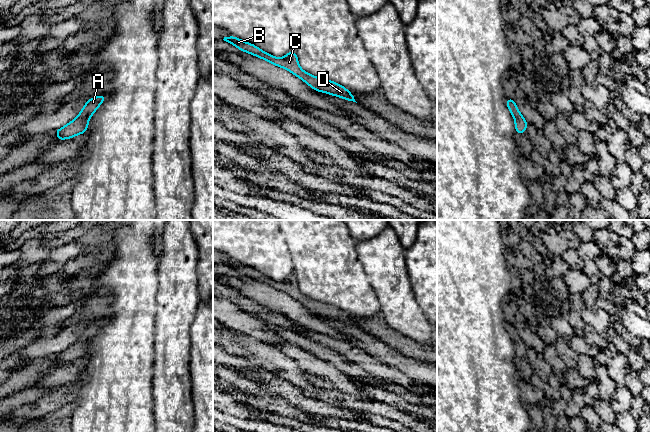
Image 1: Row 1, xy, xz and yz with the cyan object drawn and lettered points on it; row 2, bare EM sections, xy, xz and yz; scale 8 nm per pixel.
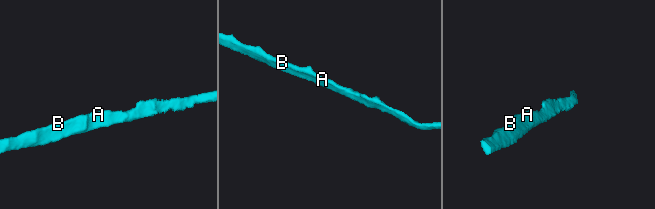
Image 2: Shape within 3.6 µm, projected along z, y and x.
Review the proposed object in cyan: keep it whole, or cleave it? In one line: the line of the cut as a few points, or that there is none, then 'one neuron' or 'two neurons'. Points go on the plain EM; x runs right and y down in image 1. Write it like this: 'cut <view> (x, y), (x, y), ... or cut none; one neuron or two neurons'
cut none; one neuron

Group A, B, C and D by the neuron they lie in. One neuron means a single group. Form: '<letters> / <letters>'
A B C D

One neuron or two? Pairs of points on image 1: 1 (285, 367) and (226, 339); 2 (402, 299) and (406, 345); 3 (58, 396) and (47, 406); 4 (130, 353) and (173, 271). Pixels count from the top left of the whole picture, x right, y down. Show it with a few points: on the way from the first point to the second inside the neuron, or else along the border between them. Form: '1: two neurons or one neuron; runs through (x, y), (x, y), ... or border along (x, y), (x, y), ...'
1: one neuron; runs through (270, 360), (252, 349), (241, 345)
2: two neurons; border along (386, 322), (402, 334), (426, 343)
3: one neuron; runs through (55, 399), (50, 403)
4: two neurons; border along (158, 281), (154, 327)

